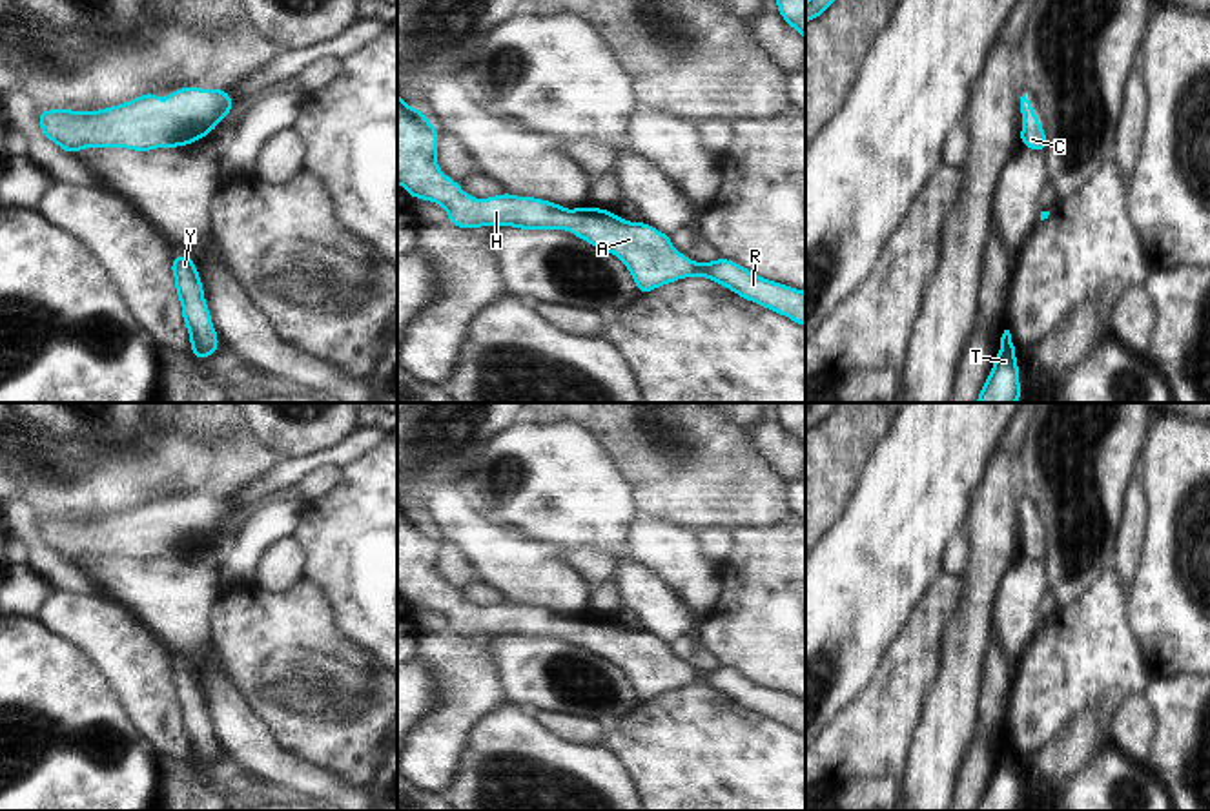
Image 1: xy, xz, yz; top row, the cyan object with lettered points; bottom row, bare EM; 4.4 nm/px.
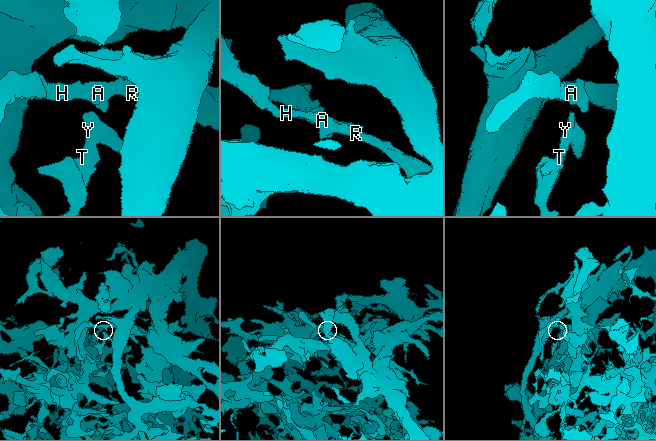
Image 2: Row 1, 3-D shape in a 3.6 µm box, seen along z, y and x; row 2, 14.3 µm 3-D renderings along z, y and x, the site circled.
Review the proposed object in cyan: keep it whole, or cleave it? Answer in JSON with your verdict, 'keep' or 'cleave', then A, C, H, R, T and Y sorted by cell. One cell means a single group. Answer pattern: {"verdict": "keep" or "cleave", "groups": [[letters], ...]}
{"verdict": "keep", "groups": [["A", "C", "H", "R", "T", "Y"]]}

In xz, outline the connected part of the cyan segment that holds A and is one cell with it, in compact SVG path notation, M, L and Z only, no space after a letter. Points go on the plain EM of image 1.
M397 501L397 592L410 605L446 618L448 632L518 638L569 638L574 645L610 662L631 680L641 703L683 685L705 685L733 702L805 734L805 700L767 689L731 667L694 671L671 652L671 643L645 631L629 631L605 616L567 618L552 609L499 601L483 609L465 601L437 574L439 539L421 518Z

